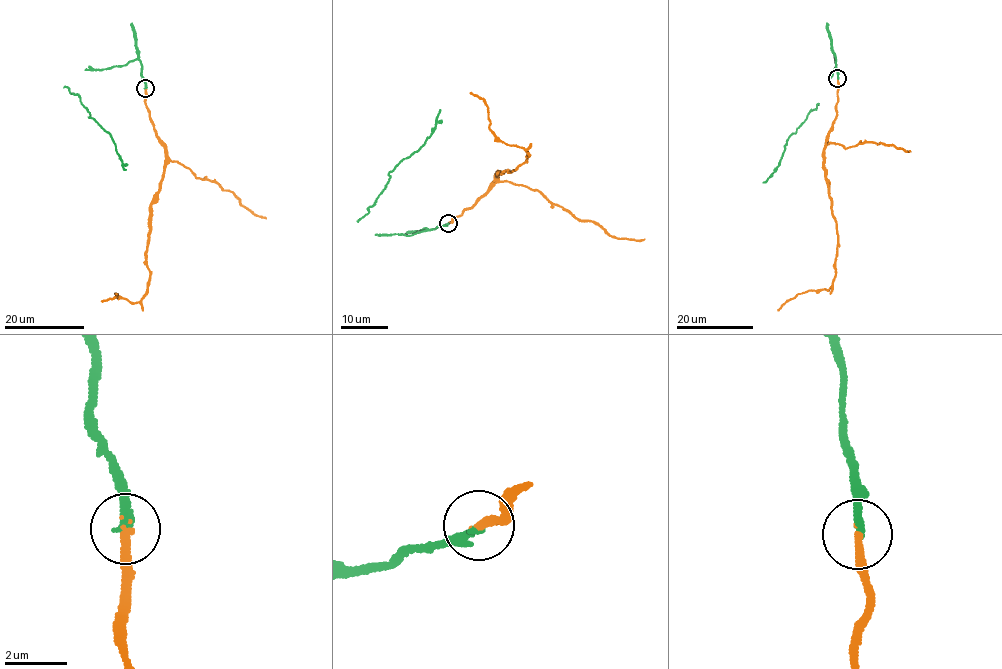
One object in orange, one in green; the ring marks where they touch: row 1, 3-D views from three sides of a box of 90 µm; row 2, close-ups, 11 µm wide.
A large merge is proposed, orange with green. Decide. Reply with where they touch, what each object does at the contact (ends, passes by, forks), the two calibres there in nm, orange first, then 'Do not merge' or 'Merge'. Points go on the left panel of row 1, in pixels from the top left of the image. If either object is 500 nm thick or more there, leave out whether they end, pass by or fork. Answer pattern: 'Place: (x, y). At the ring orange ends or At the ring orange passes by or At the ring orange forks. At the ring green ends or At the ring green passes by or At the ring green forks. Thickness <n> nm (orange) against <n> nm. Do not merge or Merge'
Place: (145, 88). At the ring orange ends. At the ring green ends. Thickness 280 nm (orange) against 280 nm. Merge

